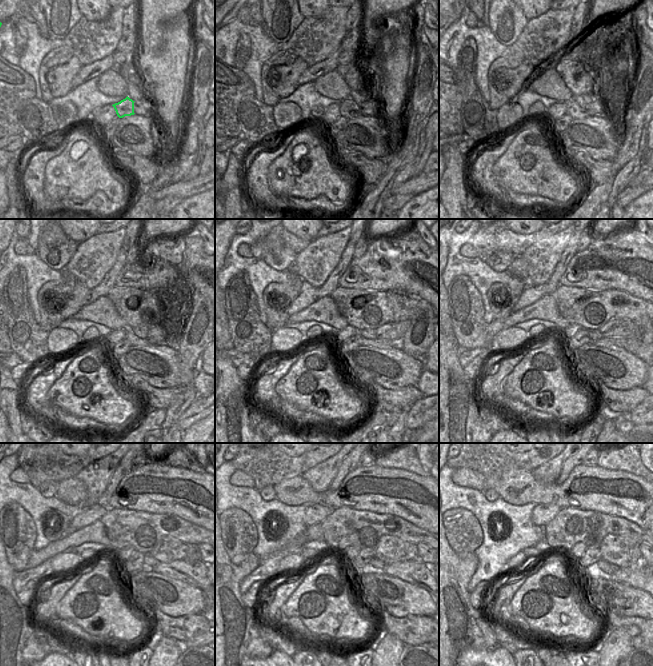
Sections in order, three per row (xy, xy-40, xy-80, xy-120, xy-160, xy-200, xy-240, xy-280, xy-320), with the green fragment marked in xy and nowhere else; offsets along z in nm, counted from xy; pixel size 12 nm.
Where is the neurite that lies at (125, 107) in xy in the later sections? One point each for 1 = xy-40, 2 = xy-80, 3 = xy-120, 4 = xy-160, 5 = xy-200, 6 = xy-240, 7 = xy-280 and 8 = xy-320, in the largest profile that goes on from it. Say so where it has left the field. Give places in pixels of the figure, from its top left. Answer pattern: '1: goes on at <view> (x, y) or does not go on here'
1: goes on at xy-40 (349, 108)
2: goes on at xy-80 (573, 109)
3: goes on at xy-120 (130, 335)
4: goes on at xy-160 (379, 343)
5: goes on at xy-200 (642, 352)
6: goes on at xy-240 (193, 573)
7: goes on at xy-280 (415, 571)
8: goes on at xy-320 (639, 575)

